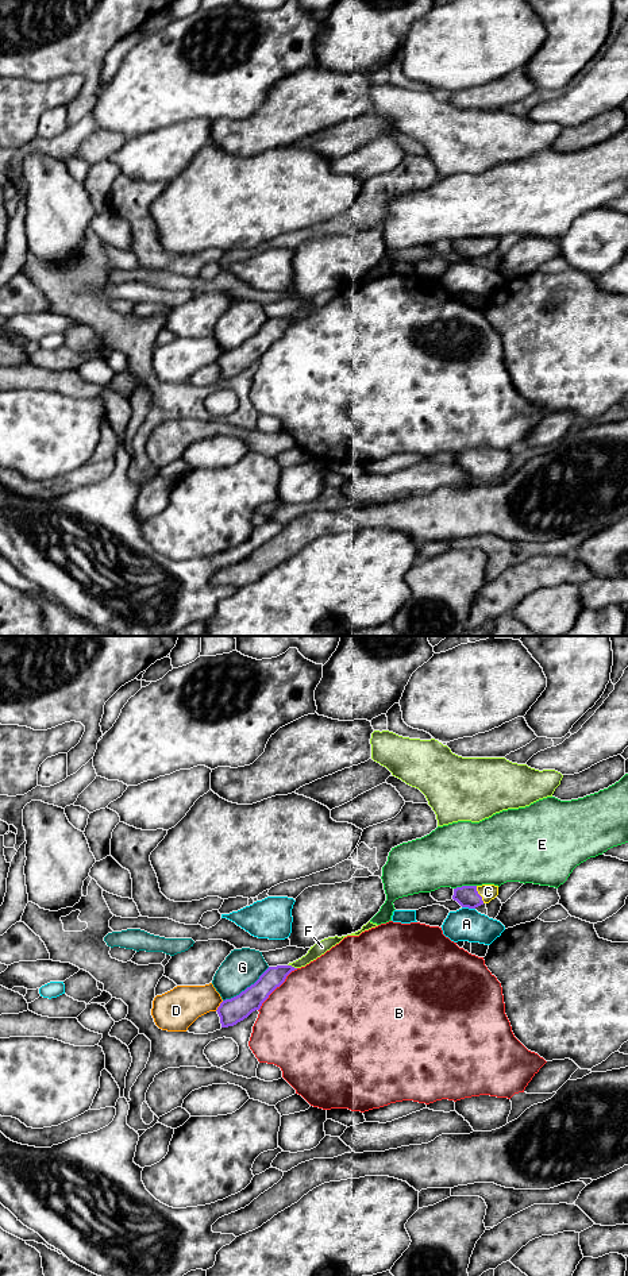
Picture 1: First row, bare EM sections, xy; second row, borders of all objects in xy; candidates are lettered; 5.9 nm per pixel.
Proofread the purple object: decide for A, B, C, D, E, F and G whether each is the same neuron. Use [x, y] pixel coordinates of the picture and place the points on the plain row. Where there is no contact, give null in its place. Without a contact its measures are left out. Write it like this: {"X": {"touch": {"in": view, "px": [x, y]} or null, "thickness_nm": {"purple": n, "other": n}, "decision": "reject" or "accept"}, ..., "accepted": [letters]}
{"A": {"touch": {"in": "xy", "px": [469, 259]}, "thickness_nm": {"purple": 130, "other": 190}, "decision": "reject"}, "B": {"touch": {"in": "xy", "px": [276, 339]}, "thickness_nm": {"purple": 140, "other": 500}, "decision": "reject"}, "C": {"touch": {"in": "xy", "px": [478, 246]}, "thickness_nm": {"purple": 130, "other": 100}, "decision": "accept"}, "D": {"touch": {"in": "xy", "px": [219, 358]}, "thickness_nm": {"purple": 150, "other": 240}, "decision": "reject"}, "E": {"touch": {"in": "xy", "px": [465, 238]}, "thickness_nm": {"purple": 130, "other": 380}, "decision": "reject"}, "F": {"touch": {"in": "xy", "px": [291, 317]}, "thickness_nm": {"purple": 120, "other": 80}, "decision": "reject"}, "G": {"touch": {"in": "xy", "px": [247, 339]}, "thickness_nm": {"purple": 150, "other": 220}, "decision": "reject"}, "accepted": ["C"]}

